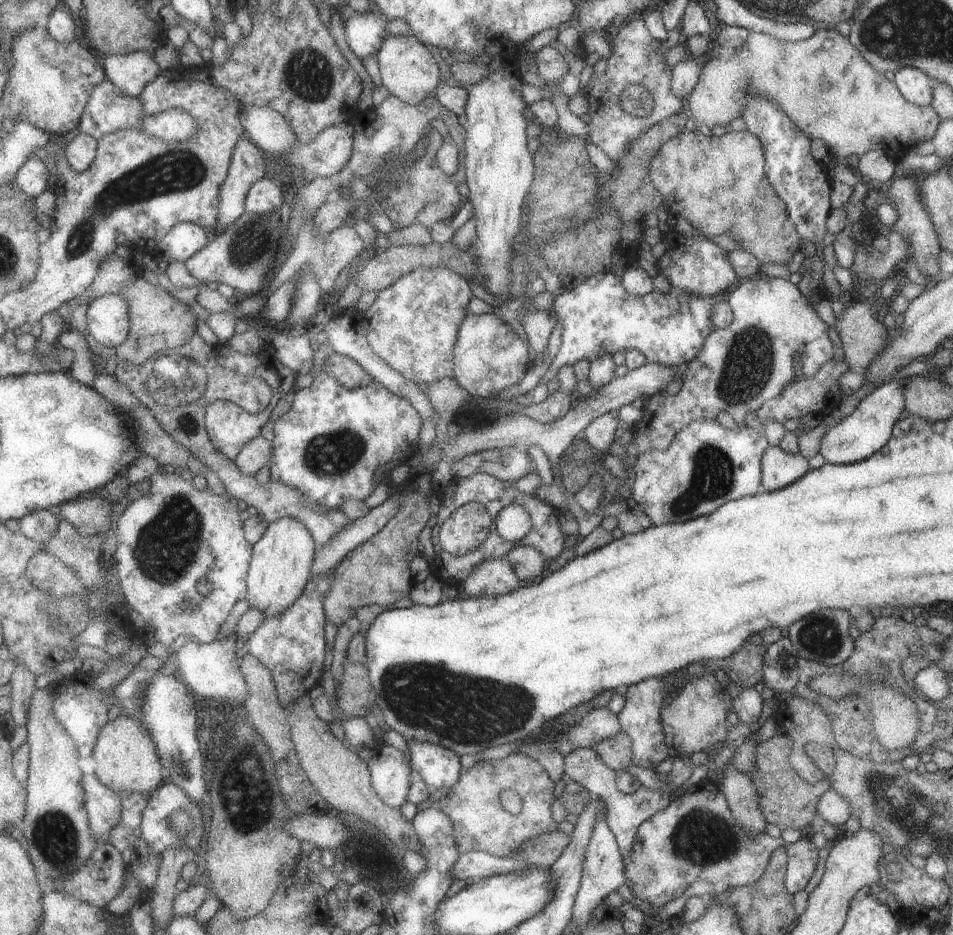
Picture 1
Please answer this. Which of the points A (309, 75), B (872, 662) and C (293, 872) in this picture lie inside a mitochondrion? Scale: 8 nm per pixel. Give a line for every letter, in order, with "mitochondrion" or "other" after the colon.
A: mitochondrion
B: mitochondrion
C: other

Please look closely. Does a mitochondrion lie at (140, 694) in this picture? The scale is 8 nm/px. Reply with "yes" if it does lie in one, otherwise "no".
yes

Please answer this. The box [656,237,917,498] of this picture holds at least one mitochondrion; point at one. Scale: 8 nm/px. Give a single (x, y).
(748, 363)

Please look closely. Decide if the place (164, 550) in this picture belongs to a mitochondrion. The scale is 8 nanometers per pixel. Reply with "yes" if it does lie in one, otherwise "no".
yes

